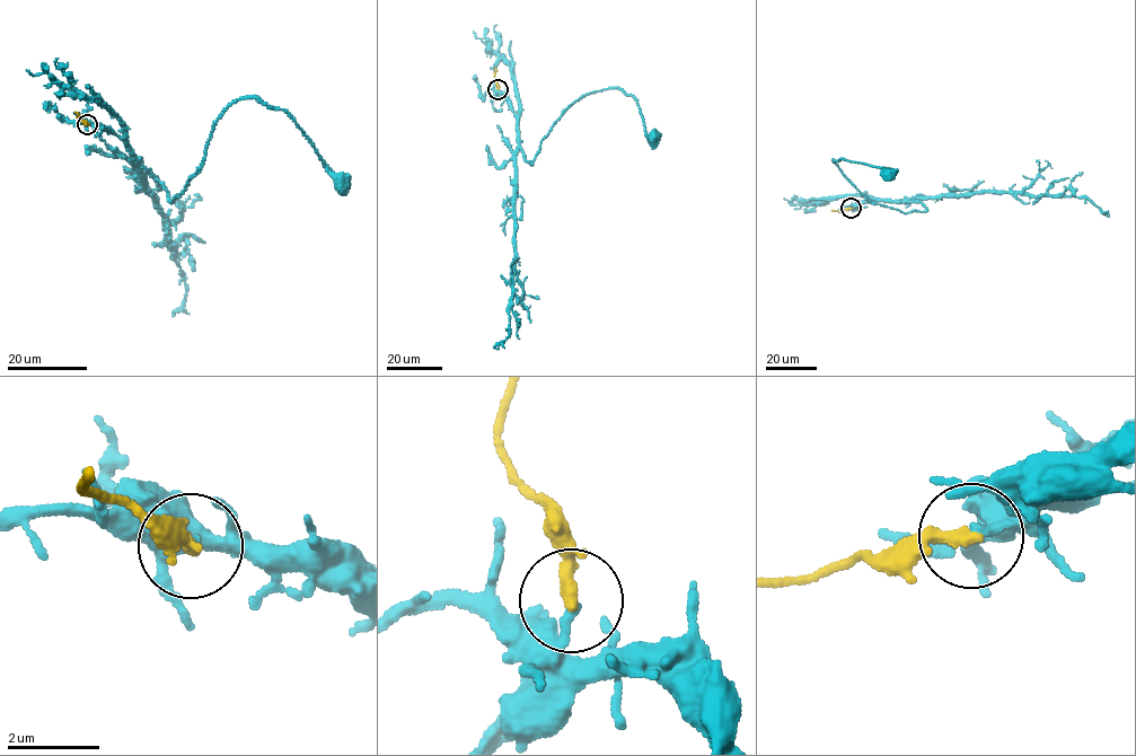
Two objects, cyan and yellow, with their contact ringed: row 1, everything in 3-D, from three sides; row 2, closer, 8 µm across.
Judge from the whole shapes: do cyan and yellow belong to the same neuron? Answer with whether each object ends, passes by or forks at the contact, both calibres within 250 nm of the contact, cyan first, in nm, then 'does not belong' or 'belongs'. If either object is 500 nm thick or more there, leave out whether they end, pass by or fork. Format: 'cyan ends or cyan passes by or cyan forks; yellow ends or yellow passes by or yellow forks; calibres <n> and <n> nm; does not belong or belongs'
cyan ends; yellow ends; calibres 200 and 320 nm; does not belong

